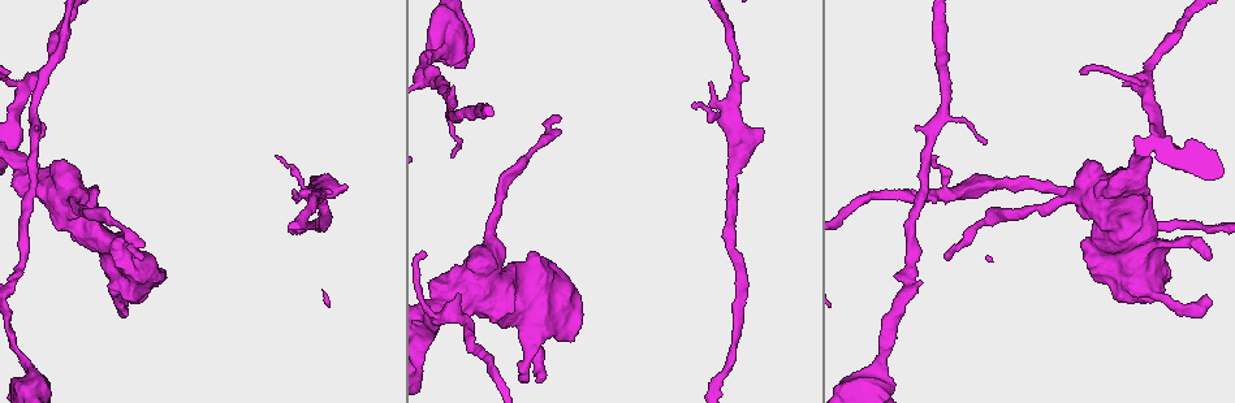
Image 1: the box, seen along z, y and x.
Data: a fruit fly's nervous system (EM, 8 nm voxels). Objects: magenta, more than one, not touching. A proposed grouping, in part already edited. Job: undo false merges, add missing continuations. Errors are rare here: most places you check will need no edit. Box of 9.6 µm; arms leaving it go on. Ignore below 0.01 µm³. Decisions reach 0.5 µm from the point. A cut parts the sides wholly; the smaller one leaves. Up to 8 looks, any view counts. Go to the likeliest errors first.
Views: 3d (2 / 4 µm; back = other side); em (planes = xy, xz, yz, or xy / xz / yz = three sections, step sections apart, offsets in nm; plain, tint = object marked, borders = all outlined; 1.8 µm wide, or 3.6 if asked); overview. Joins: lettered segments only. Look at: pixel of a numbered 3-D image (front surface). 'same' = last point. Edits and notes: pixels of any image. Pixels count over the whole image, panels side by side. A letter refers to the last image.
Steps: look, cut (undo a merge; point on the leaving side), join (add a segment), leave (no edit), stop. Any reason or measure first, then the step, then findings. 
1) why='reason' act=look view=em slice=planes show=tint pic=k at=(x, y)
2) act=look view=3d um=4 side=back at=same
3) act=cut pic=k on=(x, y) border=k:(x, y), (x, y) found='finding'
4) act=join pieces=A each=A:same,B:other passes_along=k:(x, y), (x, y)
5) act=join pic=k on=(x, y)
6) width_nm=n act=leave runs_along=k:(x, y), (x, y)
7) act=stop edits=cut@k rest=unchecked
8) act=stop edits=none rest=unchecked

why='touches itself' act=look view=em um=3.6 slice=xy step=16 show=plain pic=1 at=(508, 290)

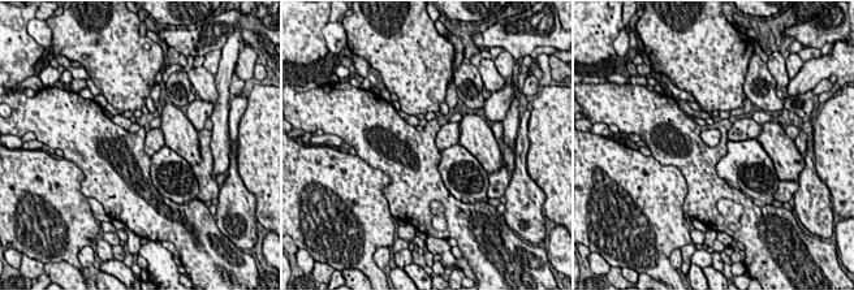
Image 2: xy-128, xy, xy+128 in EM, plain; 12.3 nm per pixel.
act=look view=em um=3.6 slice=xy step=16 show=borders at=same

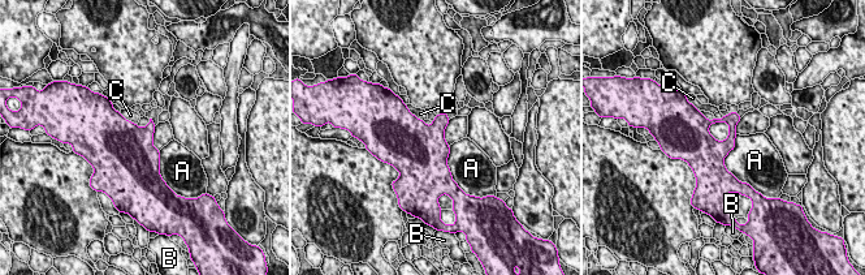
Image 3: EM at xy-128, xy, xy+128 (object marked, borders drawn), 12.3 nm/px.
longest_contact=A:600nm act=leave each=A:other,B:other,C:other border=3:(736, 134), (725, 167), (742, 181) found='continuous, no second cell'

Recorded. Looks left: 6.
why='branch stops here' act=look view=3d um=4 pic=1 at=(709, 85)

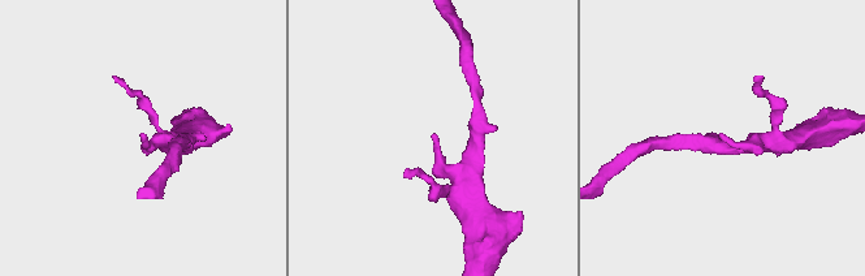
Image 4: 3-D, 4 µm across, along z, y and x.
why='need the tissue' act=look view=em um=3.6 slice=planes show=plain pic=4 at=(433, 136)

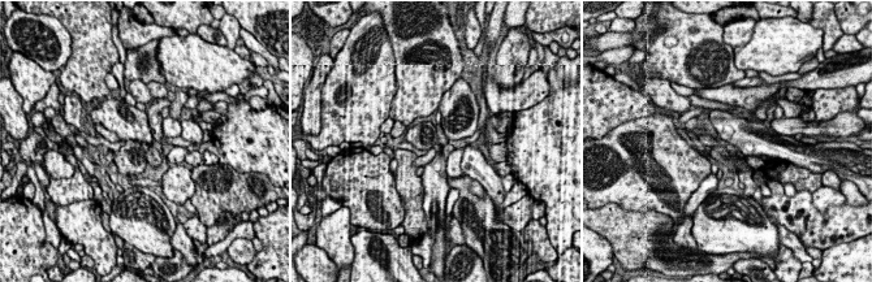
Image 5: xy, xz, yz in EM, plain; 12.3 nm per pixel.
act=look view=em um=3.6 slice=planes show=borders at=same

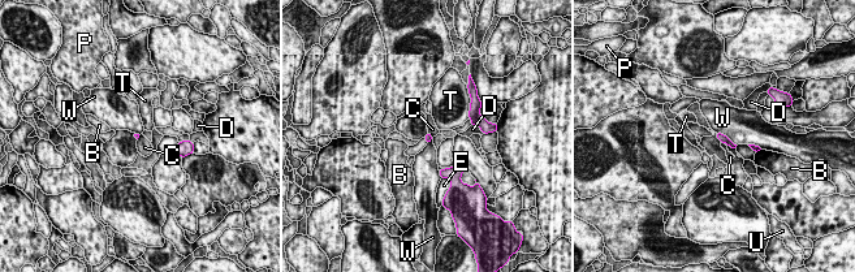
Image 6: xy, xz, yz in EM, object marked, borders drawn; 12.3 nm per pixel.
act=leave each=B:other,C:other,D:other,E:other,P:other,T:other,U:other,W:other border=6:(715, 133), (720, 142) found='none of them fits'

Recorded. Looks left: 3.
why='tapers out' act=look view=em um=3.6 slice=planes show=borders pic=1 at=(561, 118)

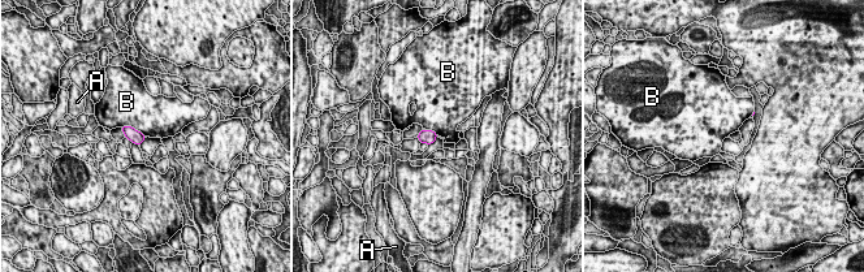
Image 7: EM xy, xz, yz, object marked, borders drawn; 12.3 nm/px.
act=leave each=A:other,B:other border=7:(120, 126), (133, 126), (146, 136) found='none of them fits'

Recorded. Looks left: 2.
act=stop edits=none rest=unchecked

